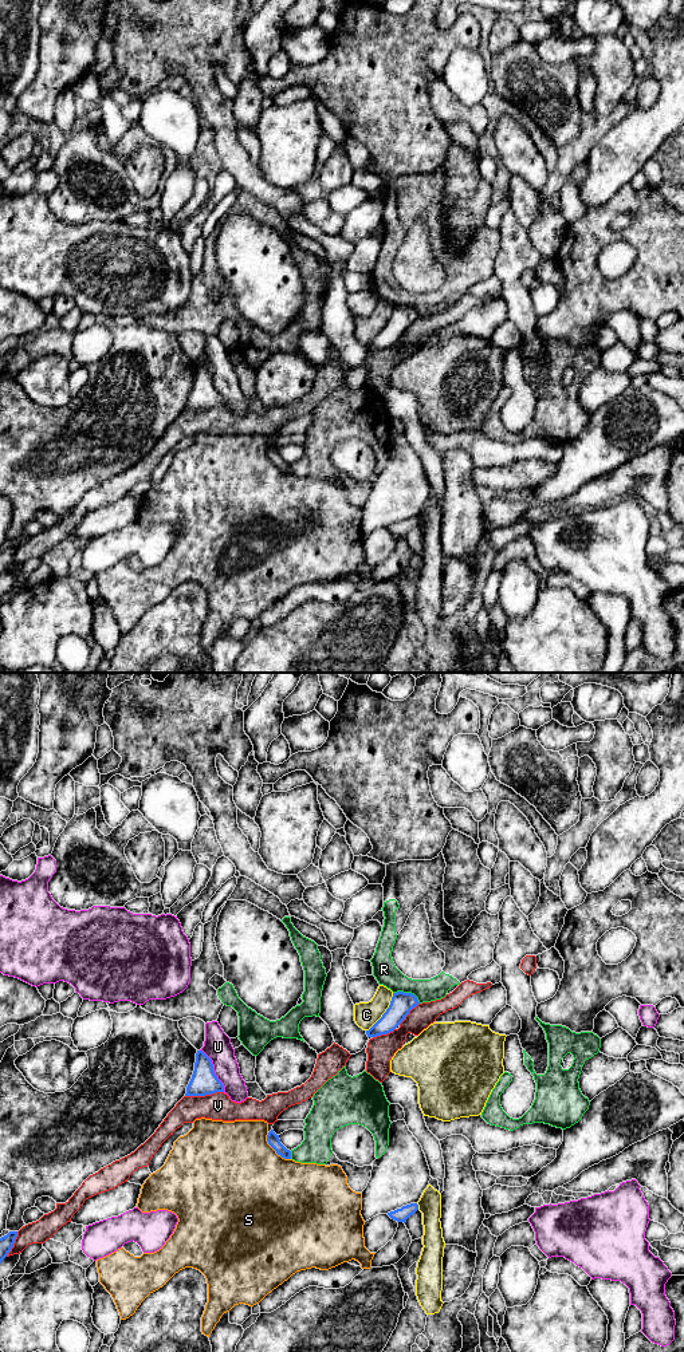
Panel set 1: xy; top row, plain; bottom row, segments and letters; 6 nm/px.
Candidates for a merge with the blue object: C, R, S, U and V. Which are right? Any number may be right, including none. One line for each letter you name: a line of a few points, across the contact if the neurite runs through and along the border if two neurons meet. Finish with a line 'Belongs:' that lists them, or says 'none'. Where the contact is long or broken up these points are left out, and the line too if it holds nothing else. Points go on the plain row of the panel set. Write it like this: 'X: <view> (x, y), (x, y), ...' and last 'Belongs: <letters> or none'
Belongs: none

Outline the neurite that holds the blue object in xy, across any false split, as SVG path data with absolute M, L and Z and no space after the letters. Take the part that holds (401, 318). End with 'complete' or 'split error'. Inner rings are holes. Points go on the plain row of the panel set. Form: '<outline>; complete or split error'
M393 307L386 326L369 344L366 344L367 351L377 351L393 346L418 318L417 311L412 307Z; complete

